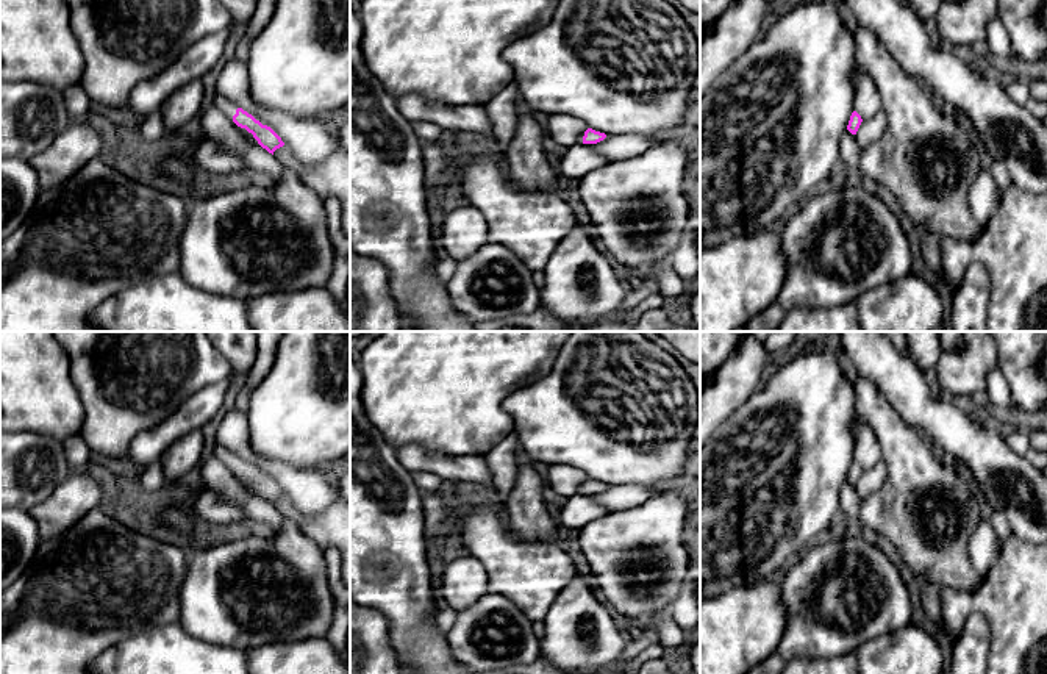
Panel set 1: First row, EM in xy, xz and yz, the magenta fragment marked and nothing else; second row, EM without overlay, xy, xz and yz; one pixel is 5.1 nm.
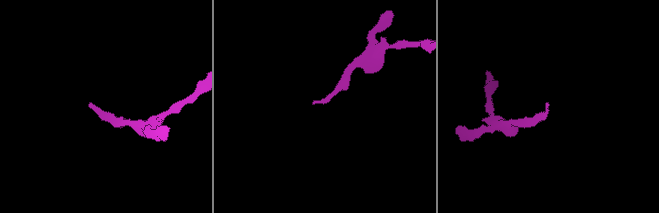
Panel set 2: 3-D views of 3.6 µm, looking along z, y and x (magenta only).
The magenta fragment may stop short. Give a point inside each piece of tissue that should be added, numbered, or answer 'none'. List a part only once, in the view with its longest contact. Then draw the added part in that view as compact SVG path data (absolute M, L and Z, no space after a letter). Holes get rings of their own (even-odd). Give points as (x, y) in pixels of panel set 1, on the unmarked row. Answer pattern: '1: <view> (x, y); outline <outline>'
1: xy (228, 458); outline M216 443L214 446L214 457L219 458L231 471L238 460L236 454L233 454L230 449L227 449L225 446L219 443Z

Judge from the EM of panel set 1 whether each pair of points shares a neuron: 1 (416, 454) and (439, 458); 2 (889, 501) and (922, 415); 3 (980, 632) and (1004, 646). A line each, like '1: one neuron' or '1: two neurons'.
1: one neuron
2: two neurons
3: two neurons

